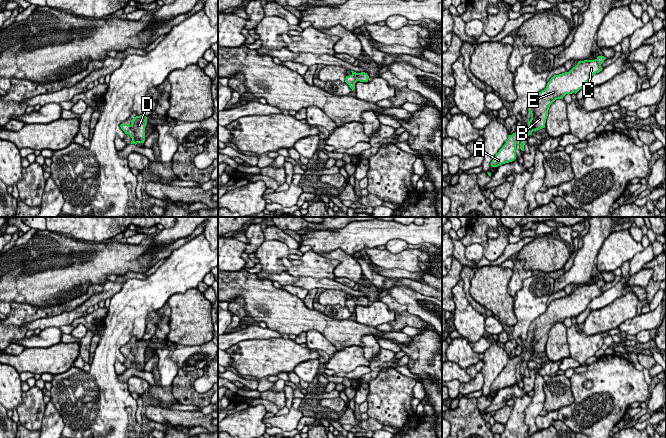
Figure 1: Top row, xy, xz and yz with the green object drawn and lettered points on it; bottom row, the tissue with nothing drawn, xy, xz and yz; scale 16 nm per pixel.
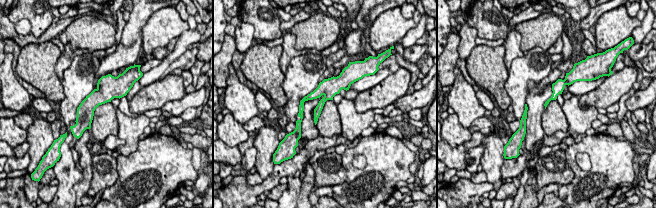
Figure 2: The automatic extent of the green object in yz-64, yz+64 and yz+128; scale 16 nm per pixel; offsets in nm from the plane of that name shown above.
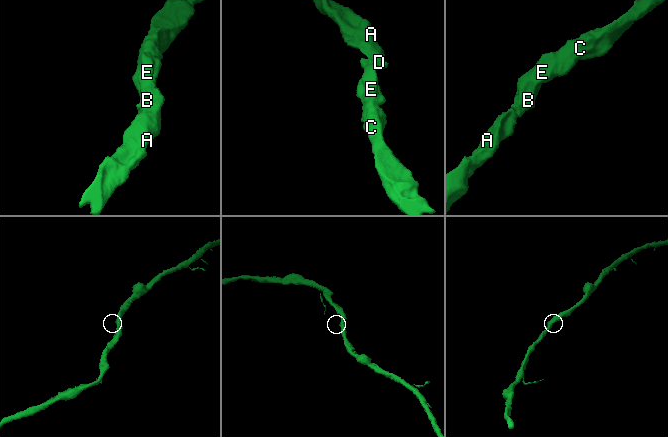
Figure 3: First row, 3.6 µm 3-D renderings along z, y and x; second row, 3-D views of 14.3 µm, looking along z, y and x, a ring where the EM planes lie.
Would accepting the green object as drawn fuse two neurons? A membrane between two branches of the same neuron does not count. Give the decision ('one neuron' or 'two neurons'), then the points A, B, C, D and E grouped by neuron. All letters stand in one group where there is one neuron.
one neuron; A B C D E

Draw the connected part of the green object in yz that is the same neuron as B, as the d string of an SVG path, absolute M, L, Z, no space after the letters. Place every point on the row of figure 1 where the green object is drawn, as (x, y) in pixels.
M598 56L595 60L579 61L569 72L554 75L544 90L536 94L529 103L531 119L520 131L509 135L506 143L495 155L491 162L492 167L512 162L516 159L516 142L521 136L520 149L524 151L524 138L533 131L545 128L550 105L556 99L563 99L566 94L577 93L587 85L589 79L602 71L601 64L606 57Z

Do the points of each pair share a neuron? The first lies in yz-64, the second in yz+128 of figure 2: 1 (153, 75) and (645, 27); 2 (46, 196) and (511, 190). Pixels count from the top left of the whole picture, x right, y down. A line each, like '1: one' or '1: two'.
1: one
2: one

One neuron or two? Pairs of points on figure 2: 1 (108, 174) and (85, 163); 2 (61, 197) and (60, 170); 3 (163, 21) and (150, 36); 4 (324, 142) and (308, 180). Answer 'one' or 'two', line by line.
1: two
2: one
3: one
4: two

